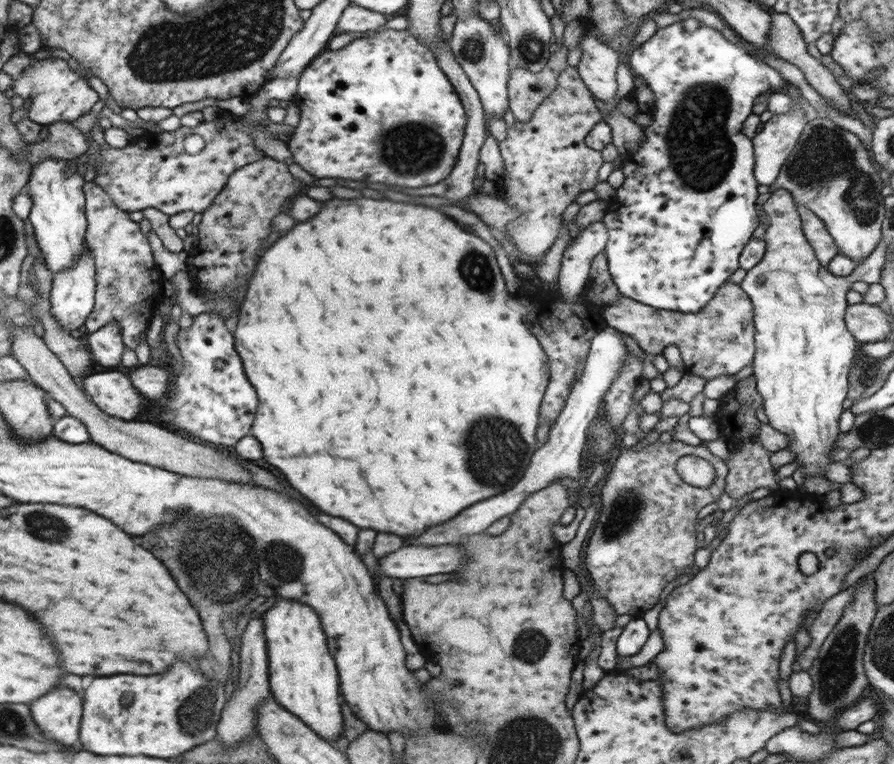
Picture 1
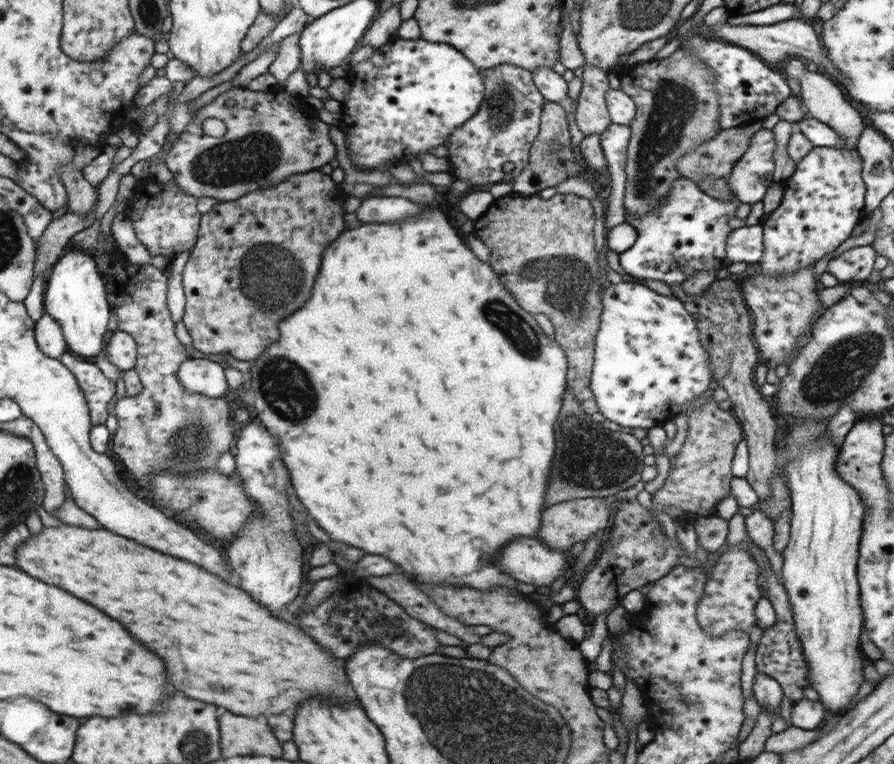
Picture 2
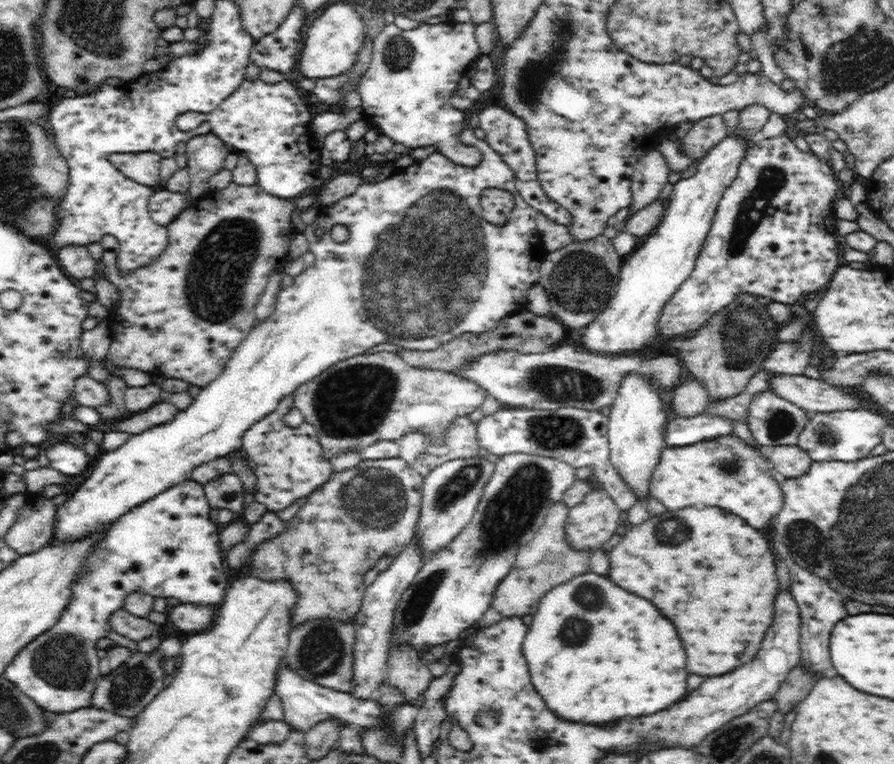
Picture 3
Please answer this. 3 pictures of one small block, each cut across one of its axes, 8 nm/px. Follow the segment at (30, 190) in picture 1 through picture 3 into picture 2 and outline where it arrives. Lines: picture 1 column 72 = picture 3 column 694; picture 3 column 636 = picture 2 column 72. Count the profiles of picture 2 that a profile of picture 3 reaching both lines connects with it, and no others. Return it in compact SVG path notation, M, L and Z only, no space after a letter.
M70 250L55 262L44 285L46 314L50 314L60 324L69 350L85 358L100 357L100 350L104 346L102 336L104 330L108 330L111 302L104 292L102 277L96 272L96 264L88 254L82 250Z

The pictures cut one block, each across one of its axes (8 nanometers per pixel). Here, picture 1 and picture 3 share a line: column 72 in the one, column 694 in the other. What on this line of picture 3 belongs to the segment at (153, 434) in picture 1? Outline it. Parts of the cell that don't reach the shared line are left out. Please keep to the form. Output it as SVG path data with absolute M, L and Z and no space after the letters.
M695 378L682 380L671 393L670 407L674 416L688 417L702 415L709 402L705 386Z

